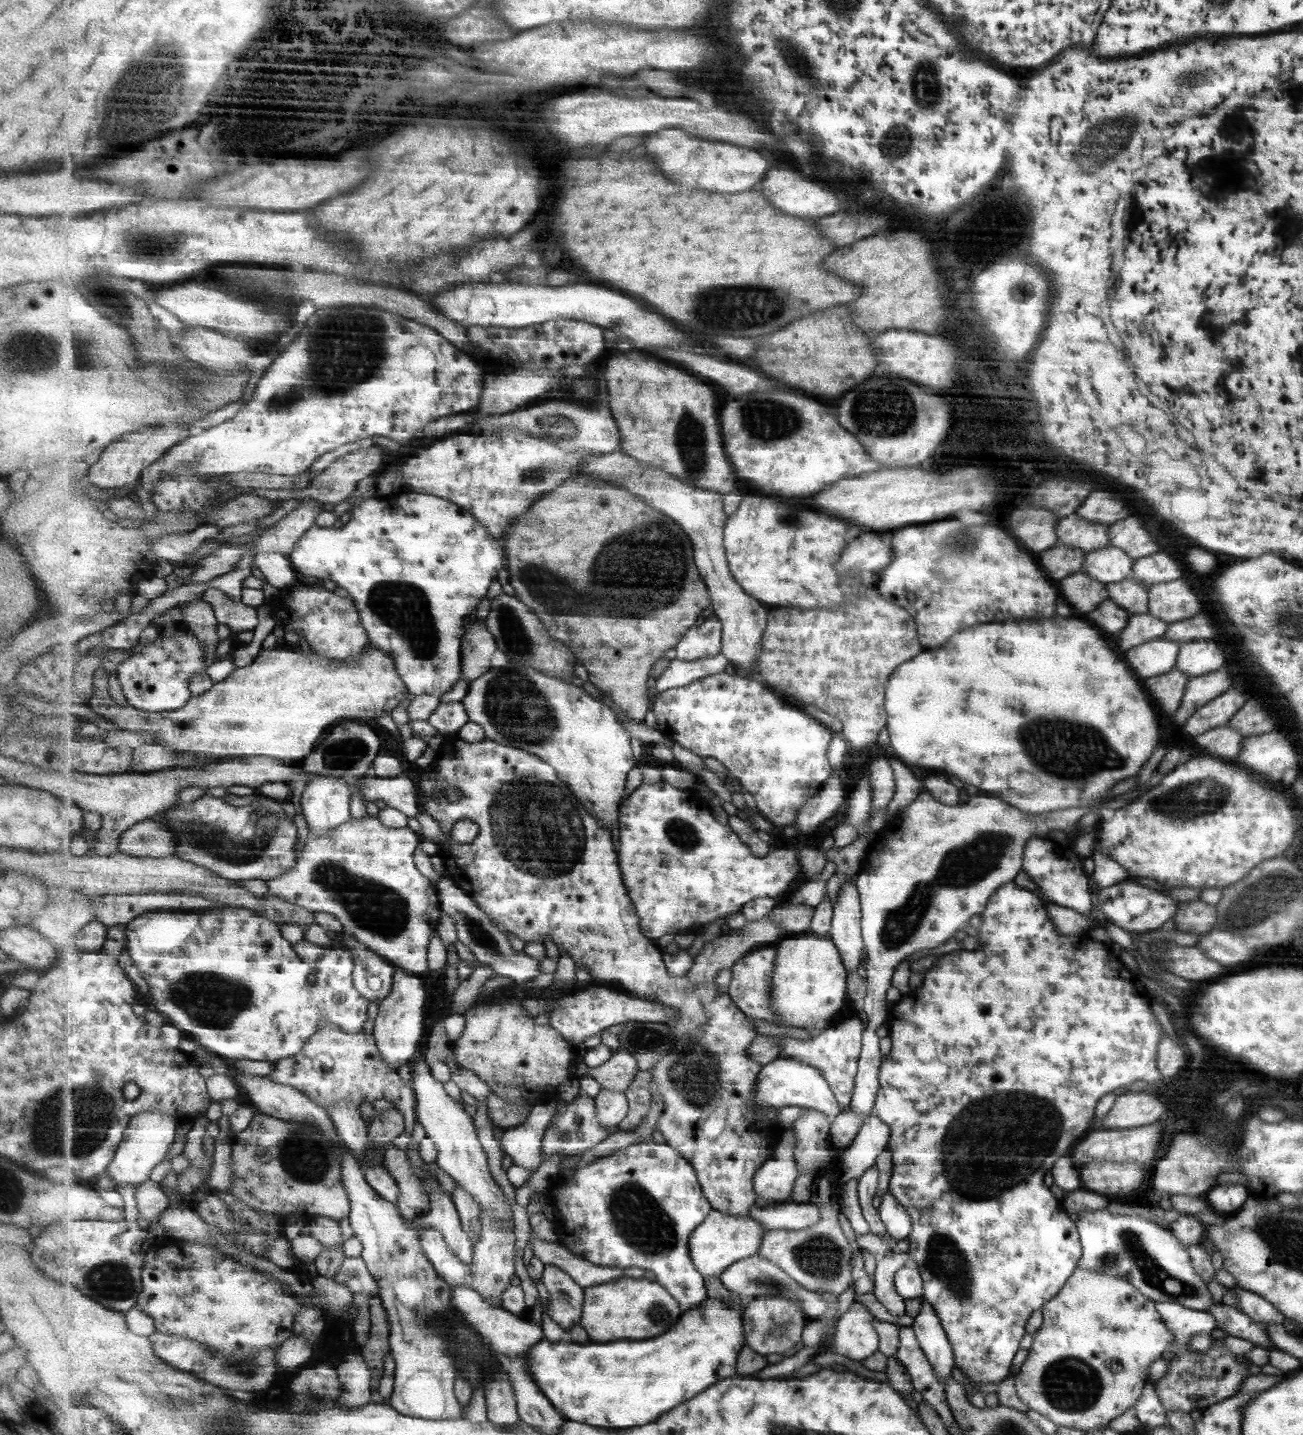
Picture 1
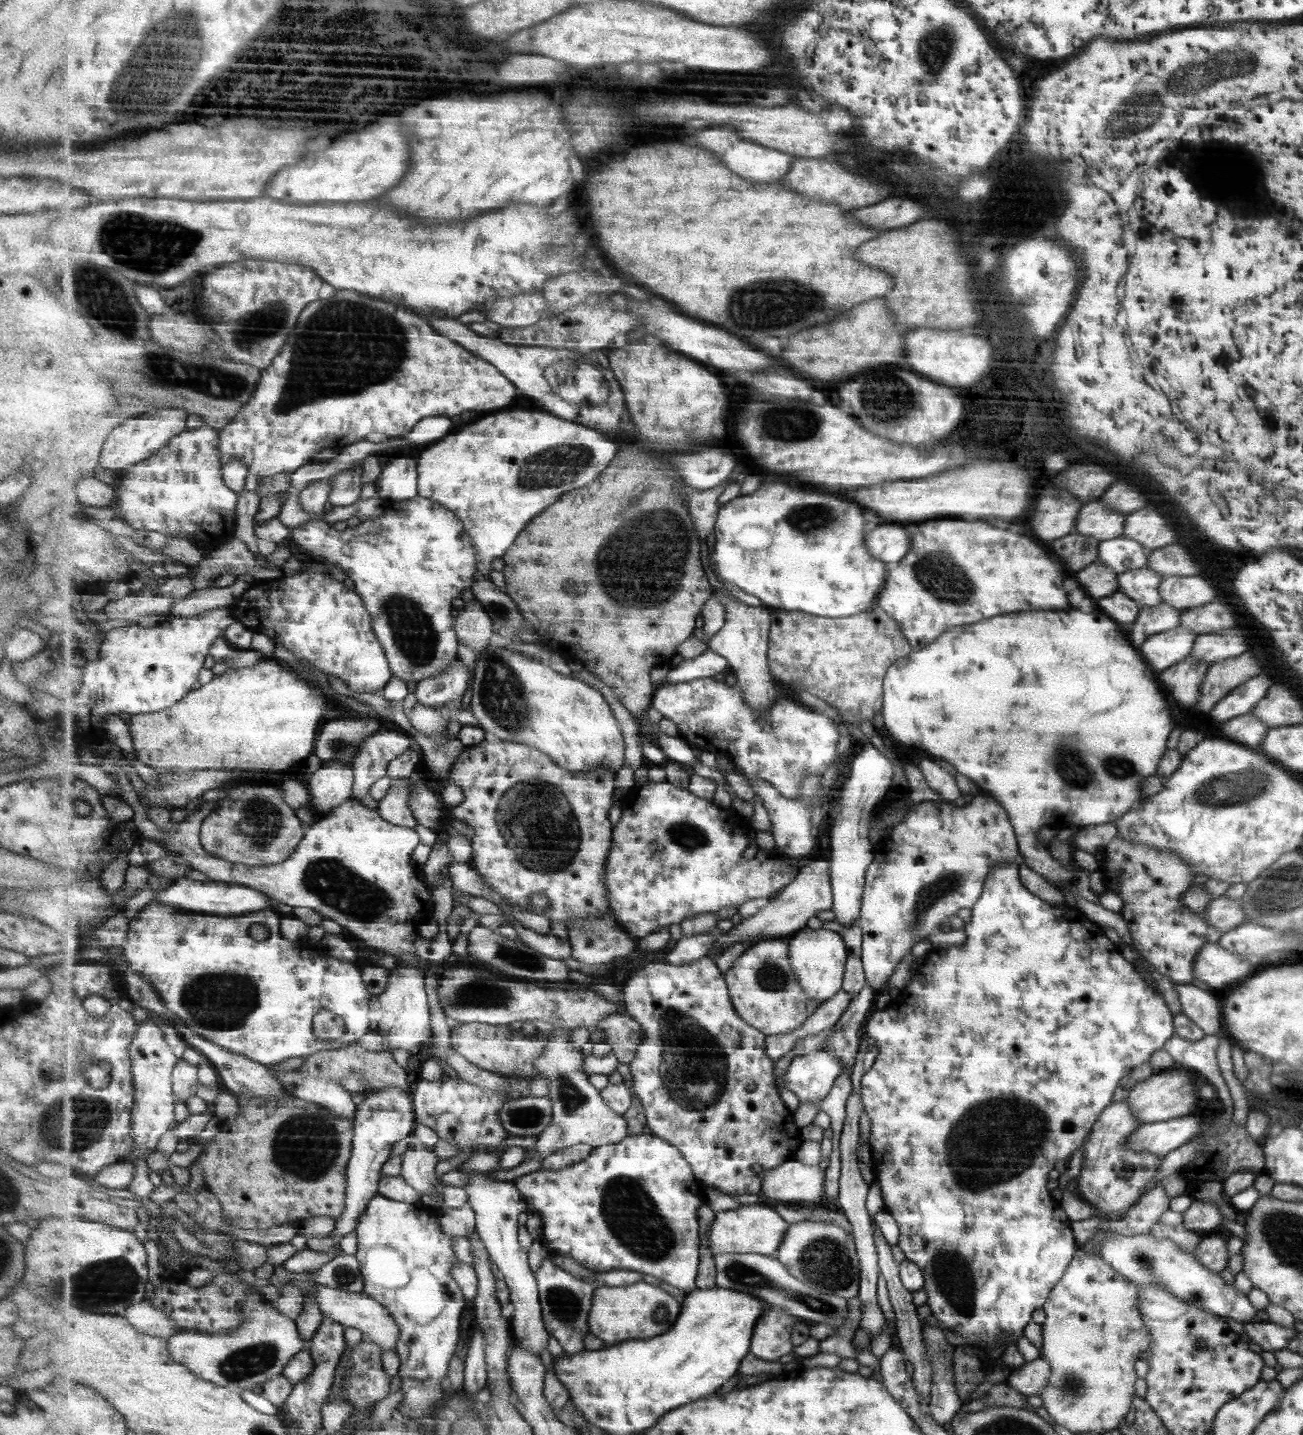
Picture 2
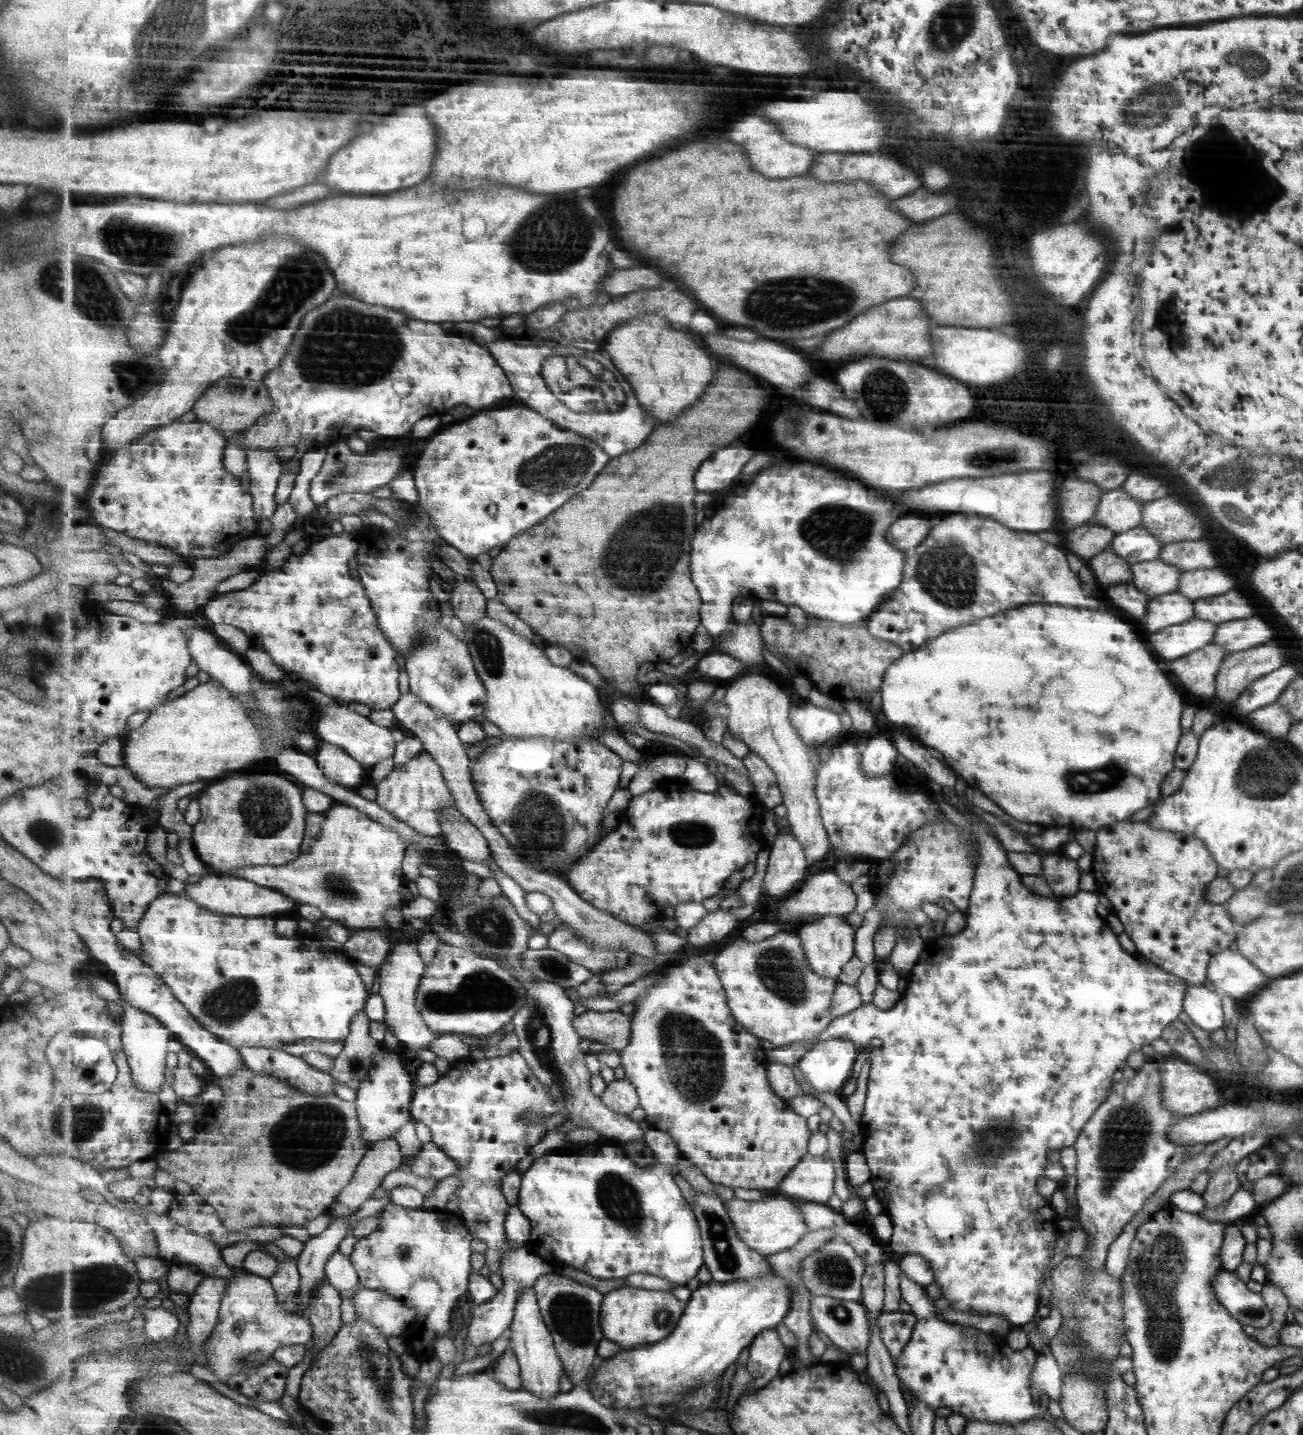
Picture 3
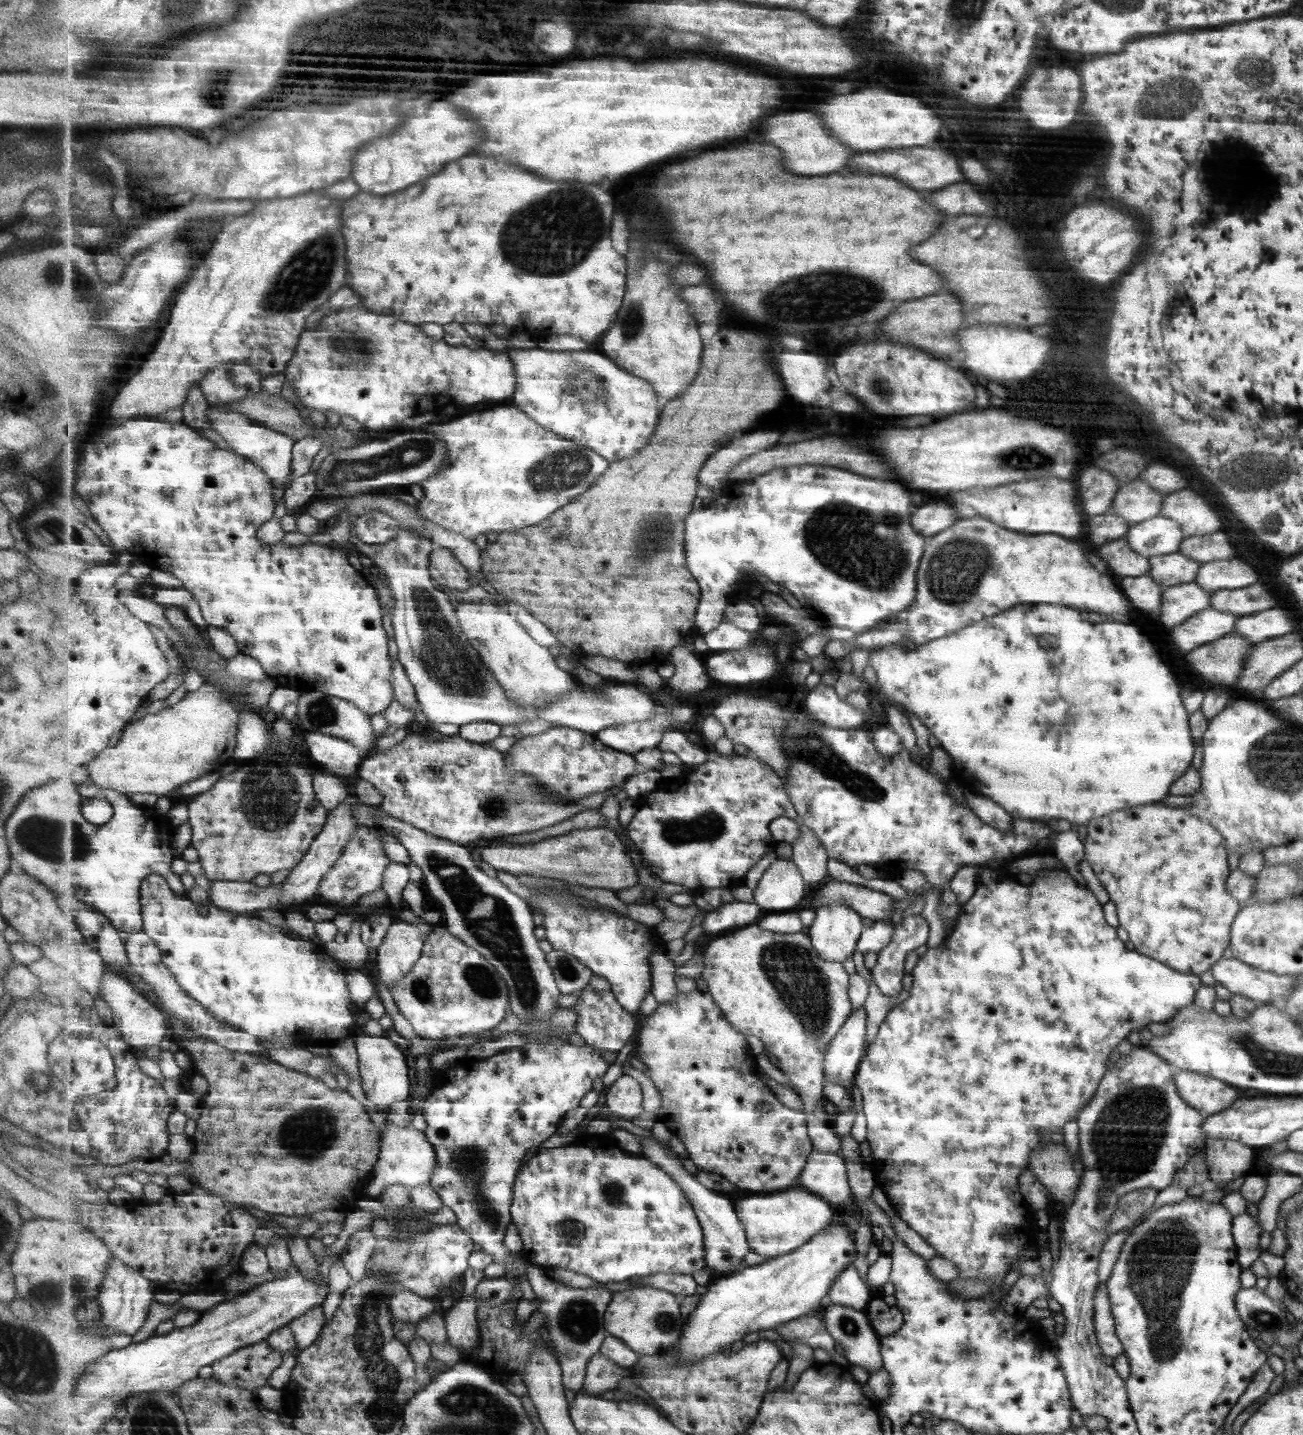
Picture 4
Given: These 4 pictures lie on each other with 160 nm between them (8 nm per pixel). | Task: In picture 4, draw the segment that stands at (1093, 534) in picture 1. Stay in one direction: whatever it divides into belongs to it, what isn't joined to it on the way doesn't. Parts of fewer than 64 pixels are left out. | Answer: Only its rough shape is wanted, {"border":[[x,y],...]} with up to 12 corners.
{"border":[[1136,478],[1113,495],[1113,514],[1134,525],[1158,514],[1163,495]]}

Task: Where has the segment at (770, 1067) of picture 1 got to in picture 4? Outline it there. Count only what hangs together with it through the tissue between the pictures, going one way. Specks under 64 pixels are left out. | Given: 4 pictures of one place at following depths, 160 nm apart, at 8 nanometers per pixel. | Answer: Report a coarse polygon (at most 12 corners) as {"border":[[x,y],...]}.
{"border":[[865,1008],[827,1050],[825,1076],[853,1090],[867,1055]]}

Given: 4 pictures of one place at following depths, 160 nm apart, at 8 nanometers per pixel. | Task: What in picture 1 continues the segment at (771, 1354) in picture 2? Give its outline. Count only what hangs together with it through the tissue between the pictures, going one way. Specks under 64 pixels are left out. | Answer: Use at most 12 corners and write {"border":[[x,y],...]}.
{"border":[[783,1295],[755,1297],[743,1313],[746,1344],[785,1354],[811,1321]]}

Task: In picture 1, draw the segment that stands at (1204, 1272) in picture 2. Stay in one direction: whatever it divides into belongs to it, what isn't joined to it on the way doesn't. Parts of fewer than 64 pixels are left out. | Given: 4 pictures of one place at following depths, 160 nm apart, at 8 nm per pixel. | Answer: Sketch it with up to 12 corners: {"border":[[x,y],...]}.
{"border":[[1075,1215],[1079,1268],[1154,1302],[1216,1303],[1187,1248],[1136,1215]]}

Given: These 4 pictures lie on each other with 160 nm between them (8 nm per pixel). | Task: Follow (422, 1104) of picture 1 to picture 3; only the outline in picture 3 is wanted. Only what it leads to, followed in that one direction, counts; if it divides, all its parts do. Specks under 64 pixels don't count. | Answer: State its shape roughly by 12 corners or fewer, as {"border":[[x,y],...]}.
{"border":[[534,1287],[515,1305],[509,1346],[524,1388],[561,1393],[565,1368]]}

